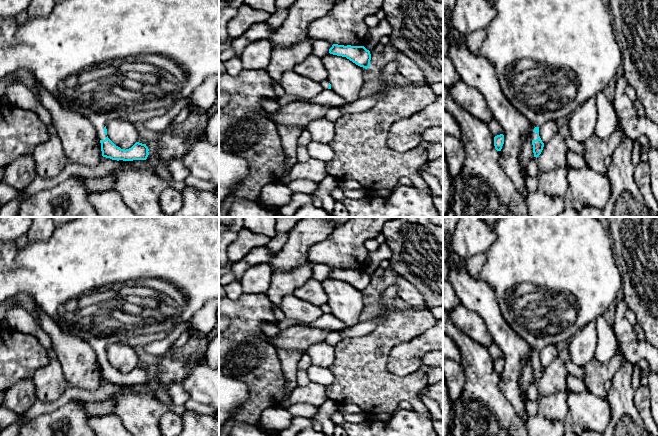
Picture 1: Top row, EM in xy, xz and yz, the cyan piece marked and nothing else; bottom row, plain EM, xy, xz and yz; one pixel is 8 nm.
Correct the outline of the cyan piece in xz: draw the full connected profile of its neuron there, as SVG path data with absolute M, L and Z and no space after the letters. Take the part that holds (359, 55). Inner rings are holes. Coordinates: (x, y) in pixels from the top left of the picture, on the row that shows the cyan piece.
M333 44L329 53L337 56L346 57L356 65L365 69L370 67L371 54L364 46L338 45Z

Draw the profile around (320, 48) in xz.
M314 40L312 46L312 54L322 58L329 53L329 49L332 47L333 43L326 40Z

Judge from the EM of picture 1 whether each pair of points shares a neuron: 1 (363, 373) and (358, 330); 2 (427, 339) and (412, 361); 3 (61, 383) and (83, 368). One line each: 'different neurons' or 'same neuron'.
1: different neurons
2: same neuron
3: different neurons

